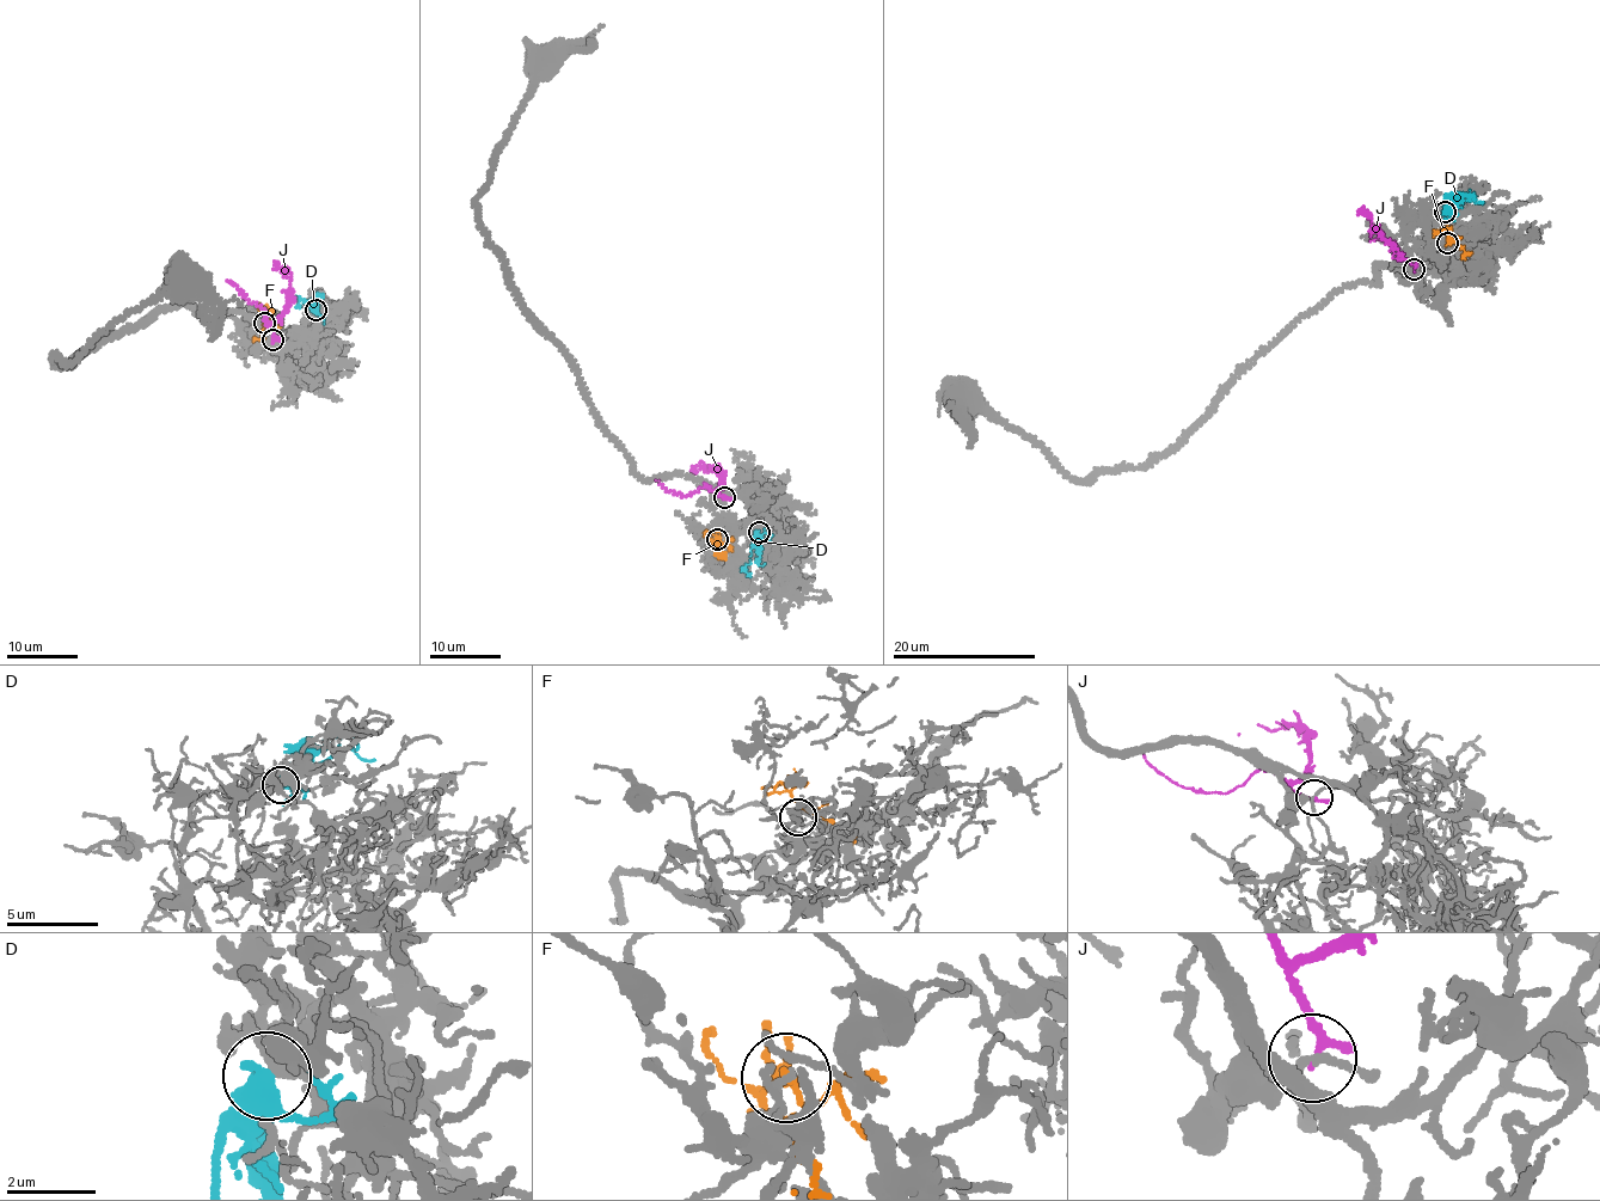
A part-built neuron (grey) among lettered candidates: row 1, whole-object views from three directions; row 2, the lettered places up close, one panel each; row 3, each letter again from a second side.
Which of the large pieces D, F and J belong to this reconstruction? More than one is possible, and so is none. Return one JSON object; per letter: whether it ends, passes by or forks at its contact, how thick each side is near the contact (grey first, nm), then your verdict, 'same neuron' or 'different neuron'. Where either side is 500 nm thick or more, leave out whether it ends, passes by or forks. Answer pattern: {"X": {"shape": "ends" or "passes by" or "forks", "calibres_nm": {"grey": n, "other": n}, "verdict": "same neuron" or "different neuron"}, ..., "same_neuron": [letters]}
{"D": {"shape": "passes by", "calibres_nm": {"grey": 220, "other": 440}, "verdict": "same neuron"}, "F": {"shape": "passes by", "calibres_nm": {"grey": 90, "other": 90}, "verdict": "different neuron"}, "J": {"shape": "ends", "calibres_nm": {"grey": 130, "other": 200}, "verdict": "different neuron"}, "same_neuron": ["D"]}

